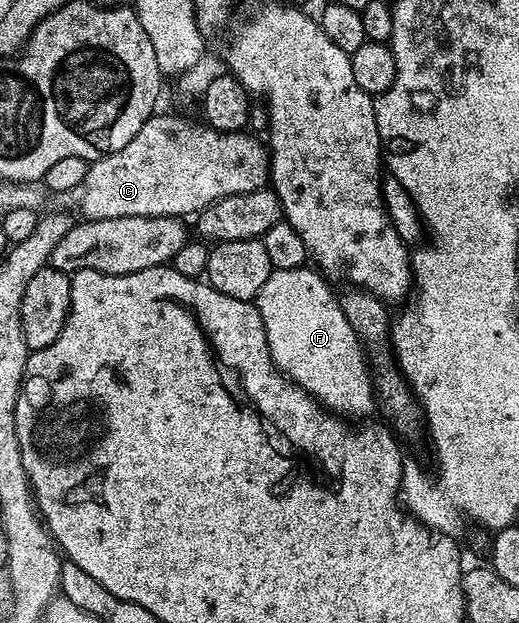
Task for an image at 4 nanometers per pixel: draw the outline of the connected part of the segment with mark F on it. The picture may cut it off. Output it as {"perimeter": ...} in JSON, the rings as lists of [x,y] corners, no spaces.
{"perimeter":[[[283,269],[273,270],[260,287],[256,304],[260,319],[264,323],[268,351],[274,360],[274,366],[288,378],[296,382],[301,389],[308,391],[324,408],[346,419],[366,419],[376,409],[374,400],[374,382],[368,368],[368,358],[357,331],[344,319],[344,311],[336,307],[336,297],[326,289],[309,289],[302,285],[297,272],[289,273]]]}

